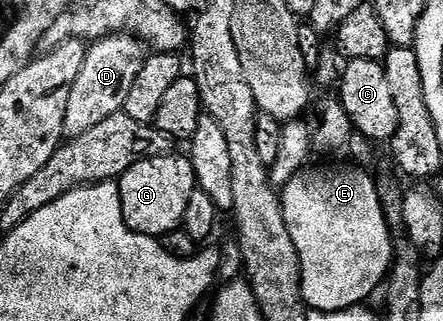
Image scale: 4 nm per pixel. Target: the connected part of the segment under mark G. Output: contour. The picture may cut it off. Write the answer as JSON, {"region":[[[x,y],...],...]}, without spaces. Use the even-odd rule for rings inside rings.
{"region":[[[174,156],[145,157],[117,178],[124,219],[132,231],[161,239],[181,226],[196,182],[189,156]]]}

